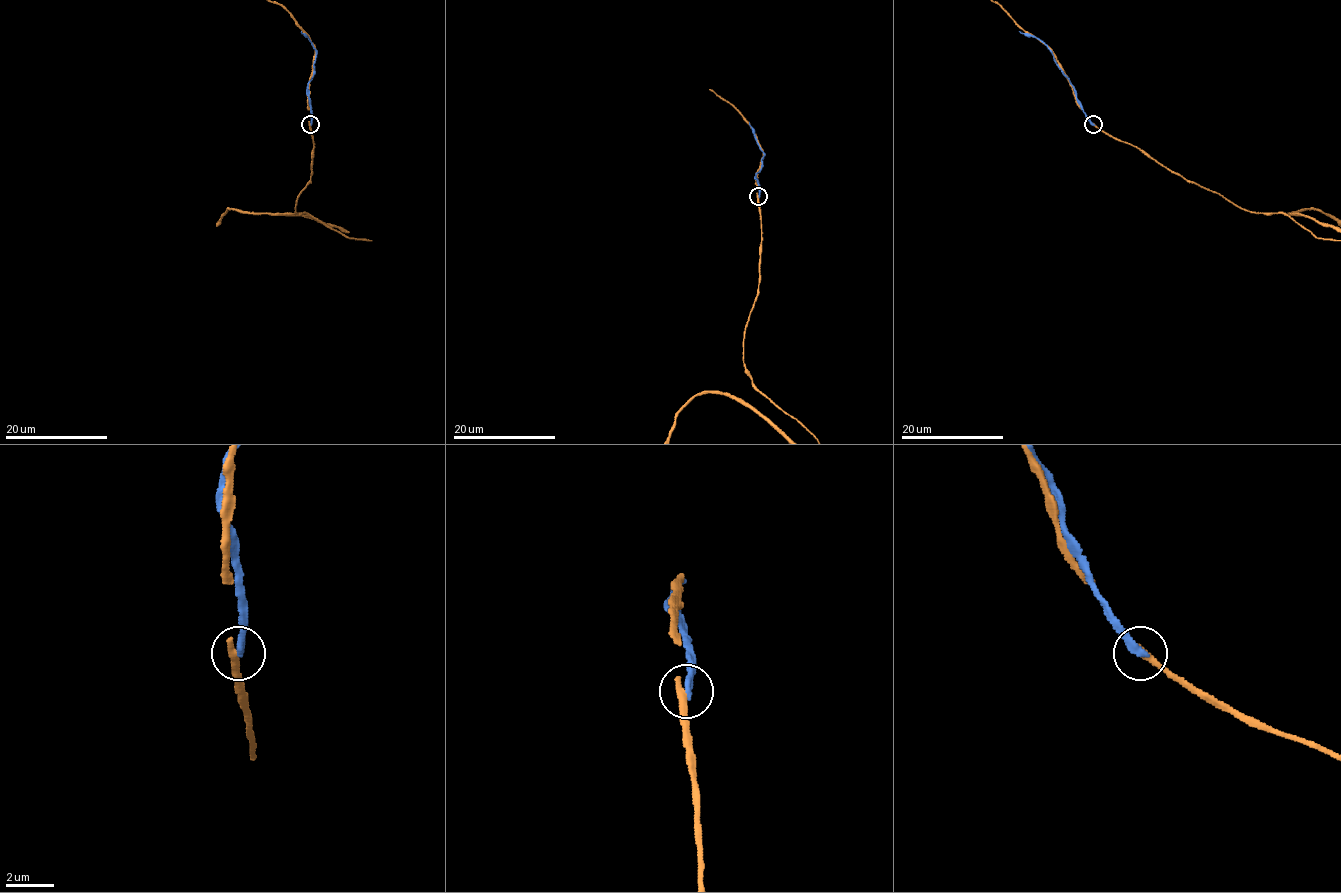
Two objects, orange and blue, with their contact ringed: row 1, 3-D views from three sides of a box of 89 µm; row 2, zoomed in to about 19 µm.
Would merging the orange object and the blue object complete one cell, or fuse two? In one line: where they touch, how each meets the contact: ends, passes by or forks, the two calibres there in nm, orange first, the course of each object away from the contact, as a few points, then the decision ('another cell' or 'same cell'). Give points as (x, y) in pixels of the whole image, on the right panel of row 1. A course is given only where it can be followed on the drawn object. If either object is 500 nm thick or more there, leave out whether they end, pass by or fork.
place (1093, 124); orange ends; blue ends; calibres 380 and 320 nm; course orange (1092, 125), (1078, 105), (1068, 76), (1055, 54), (992, 1); course blue (1092, 125), (1074, 86), (1051, 51), (1036, 37), (1019, 31); another cell

